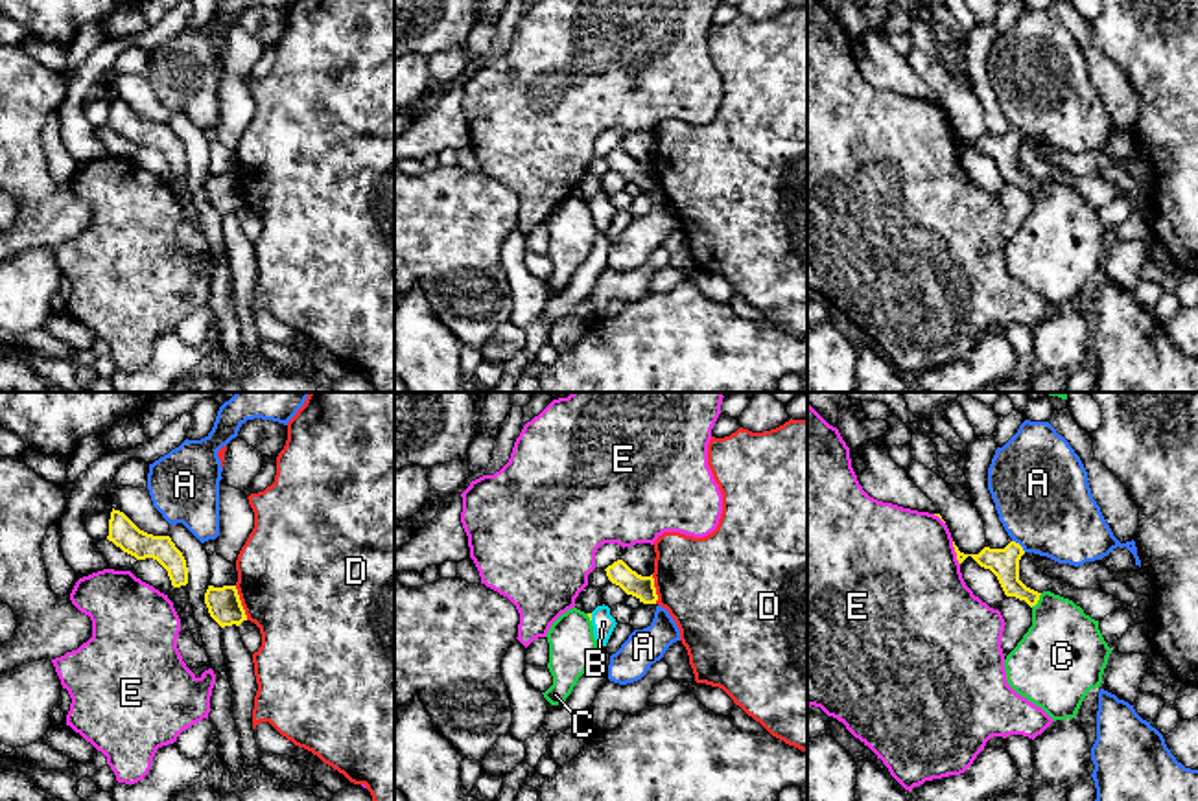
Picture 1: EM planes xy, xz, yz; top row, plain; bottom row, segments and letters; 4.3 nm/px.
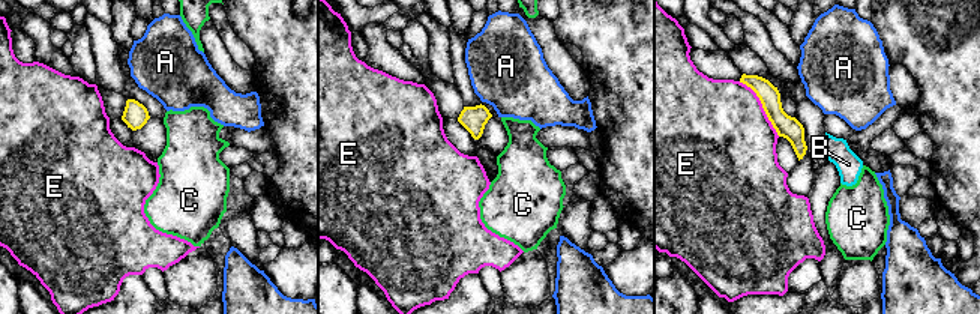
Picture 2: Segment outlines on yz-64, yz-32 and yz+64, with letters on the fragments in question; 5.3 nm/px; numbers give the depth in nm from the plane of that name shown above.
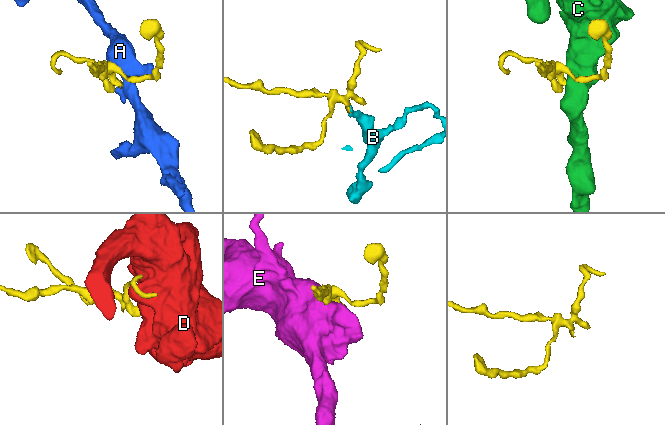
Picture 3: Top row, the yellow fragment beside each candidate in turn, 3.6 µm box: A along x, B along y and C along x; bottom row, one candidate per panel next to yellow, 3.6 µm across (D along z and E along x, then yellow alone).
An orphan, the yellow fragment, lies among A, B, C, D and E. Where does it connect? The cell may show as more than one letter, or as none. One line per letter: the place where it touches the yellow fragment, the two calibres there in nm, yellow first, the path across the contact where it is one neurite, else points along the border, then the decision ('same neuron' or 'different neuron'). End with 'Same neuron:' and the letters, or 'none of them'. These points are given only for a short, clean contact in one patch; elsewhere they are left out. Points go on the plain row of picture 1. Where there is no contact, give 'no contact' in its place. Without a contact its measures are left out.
A: meets yellow in yz at (1020, 133); 130 nm thick on the yellow side, 420 nm on the other; different neuron
B: meets yellow in xz at (590, 205); 20 nm thick on the yellow side, 100 nm on the other; runs through xz (588, 201), (590, 205), (603, 210); same neuron
C: meets yellow in yz at (1038, 186); 130 nm thick on the yellow side, 360 nm on the other; different neuron
D: meets yellow in xy at (240, 190); 150 nm thick on the yellow side, 500 nm on the other; border along xy (234, 174), (247, 207); different neuron
E: meets yellow in yz at (957, 140); 130 nm thick on the yellow side, 480 nm on the other; different neuron
Same neuron: B

